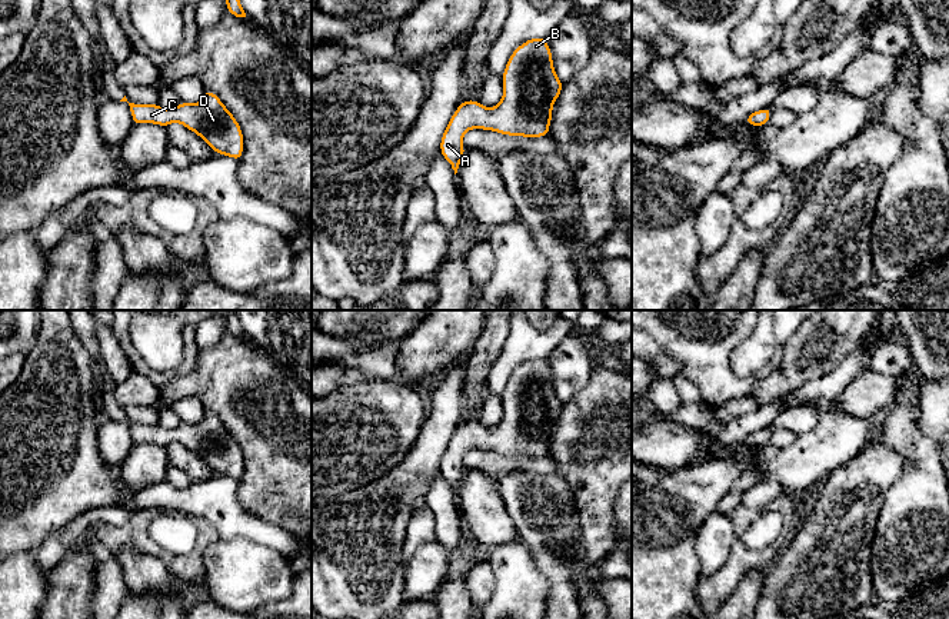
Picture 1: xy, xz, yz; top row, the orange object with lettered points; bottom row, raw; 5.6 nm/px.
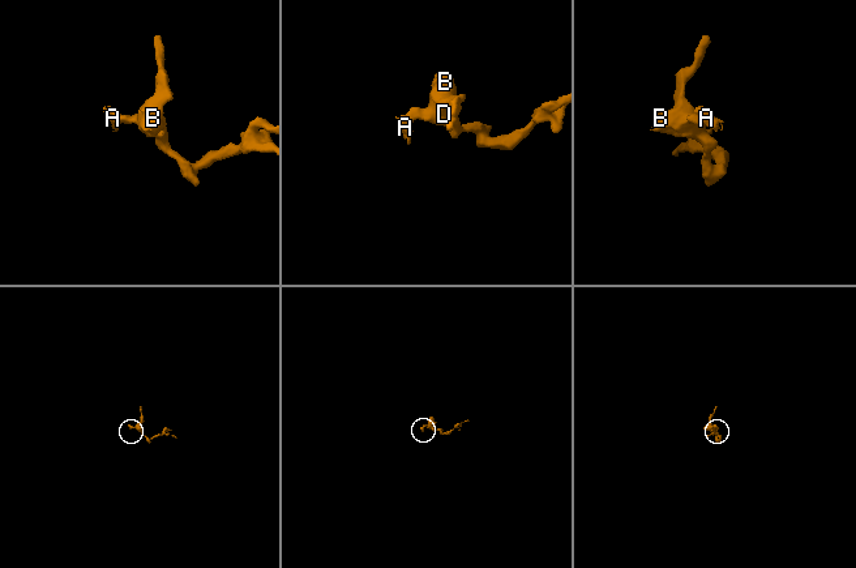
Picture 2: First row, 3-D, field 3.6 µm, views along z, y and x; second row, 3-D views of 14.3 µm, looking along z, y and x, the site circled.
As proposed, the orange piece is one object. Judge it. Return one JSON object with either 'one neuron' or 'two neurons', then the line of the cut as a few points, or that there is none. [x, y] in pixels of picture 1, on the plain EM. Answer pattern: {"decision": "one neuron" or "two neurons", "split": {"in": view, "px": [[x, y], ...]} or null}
{"decision": "one neuron", "split": null}

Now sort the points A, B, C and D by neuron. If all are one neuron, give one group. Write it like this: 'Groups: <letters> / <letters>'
Groups: A B C D

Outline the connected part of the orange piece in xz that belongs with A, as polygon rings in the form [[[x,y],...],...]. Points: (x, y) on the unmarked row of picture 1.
[[[545,357],[529,359],[512,373],[503,390],[503,417],[495,427],[466,420],[453,433],[440,460],[440,473],[454,495],[463,480],[463,455],[472,449],[493,450],[507,456],[545,457],[555,420],[563,403],[559,400],[552,372]]]

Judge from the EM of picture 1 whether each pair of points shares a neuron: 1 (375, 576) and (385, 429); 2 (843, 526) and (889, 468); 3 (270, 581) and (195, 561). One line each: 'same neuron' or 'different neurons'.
1: different neurons
2: same neuron
3: different neurons

